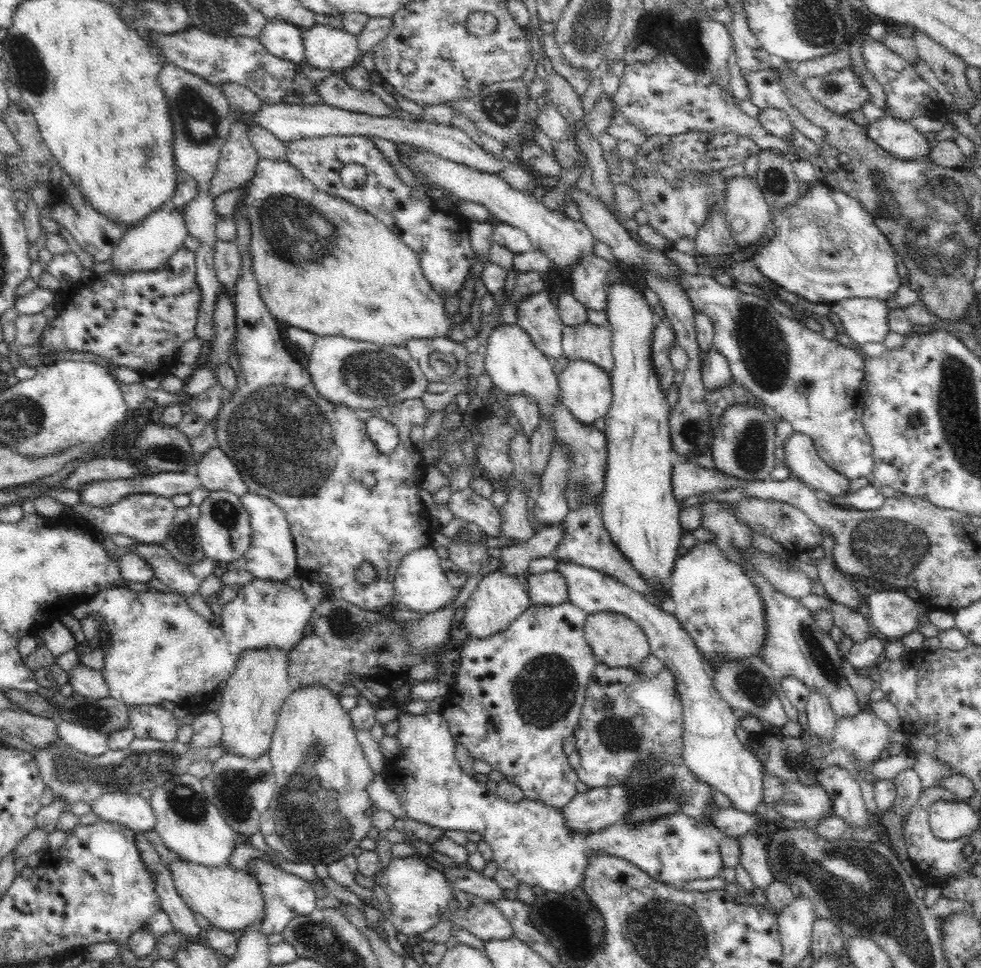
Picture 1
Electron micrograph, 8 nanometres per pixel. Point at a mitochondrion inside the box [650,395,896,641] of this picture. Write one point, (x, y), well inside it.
(749, 453)

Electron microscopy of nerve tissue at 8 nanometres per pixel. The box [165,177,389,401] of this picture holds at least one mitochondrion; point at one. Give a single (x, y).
(298, 226)

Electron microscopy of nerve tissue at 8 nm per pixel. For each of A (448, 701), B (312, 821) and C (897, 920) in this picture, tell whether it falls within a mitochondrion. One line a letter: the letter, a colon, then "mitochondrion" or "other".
A: other
B: mitochondrion
C: mitochondrion

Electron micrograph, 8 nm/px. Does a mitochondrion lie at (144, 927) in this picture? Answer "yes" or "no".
no

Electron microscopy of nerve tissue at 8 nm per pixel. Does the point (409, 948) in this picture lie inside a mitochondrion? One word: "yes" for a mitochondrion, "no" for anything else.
no

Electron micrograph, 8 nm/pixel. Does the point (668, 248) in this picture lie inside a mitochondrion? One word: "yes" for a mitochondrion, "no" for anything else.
no

